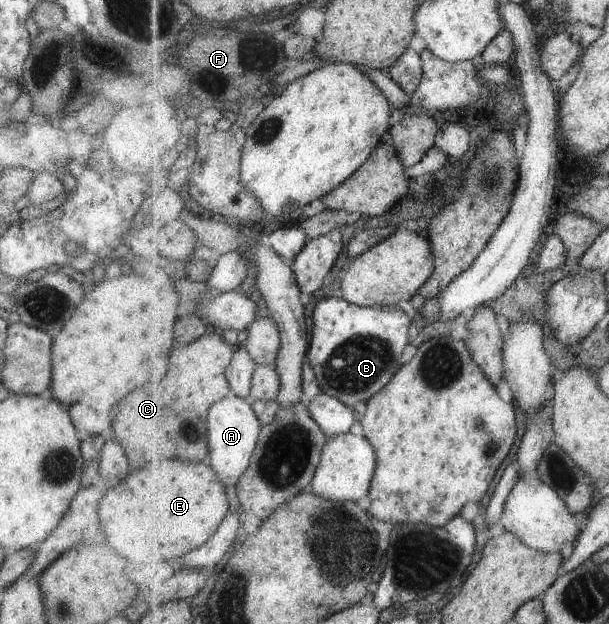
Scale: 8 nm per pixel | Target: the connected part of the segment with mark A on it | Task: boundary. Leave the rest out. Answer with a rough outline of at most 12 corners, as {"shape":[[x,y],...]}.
{"shape":[[251,399],[208,411],[209,464],[226,486],[249,469],[262,434]]}

